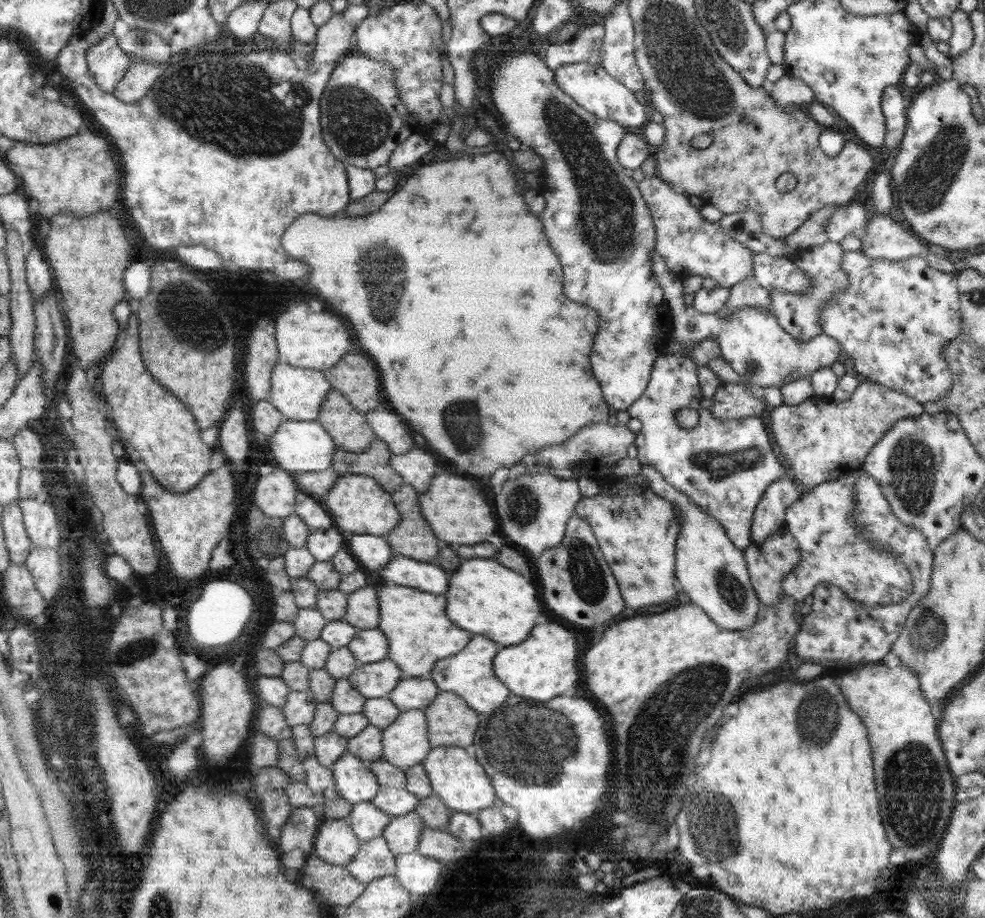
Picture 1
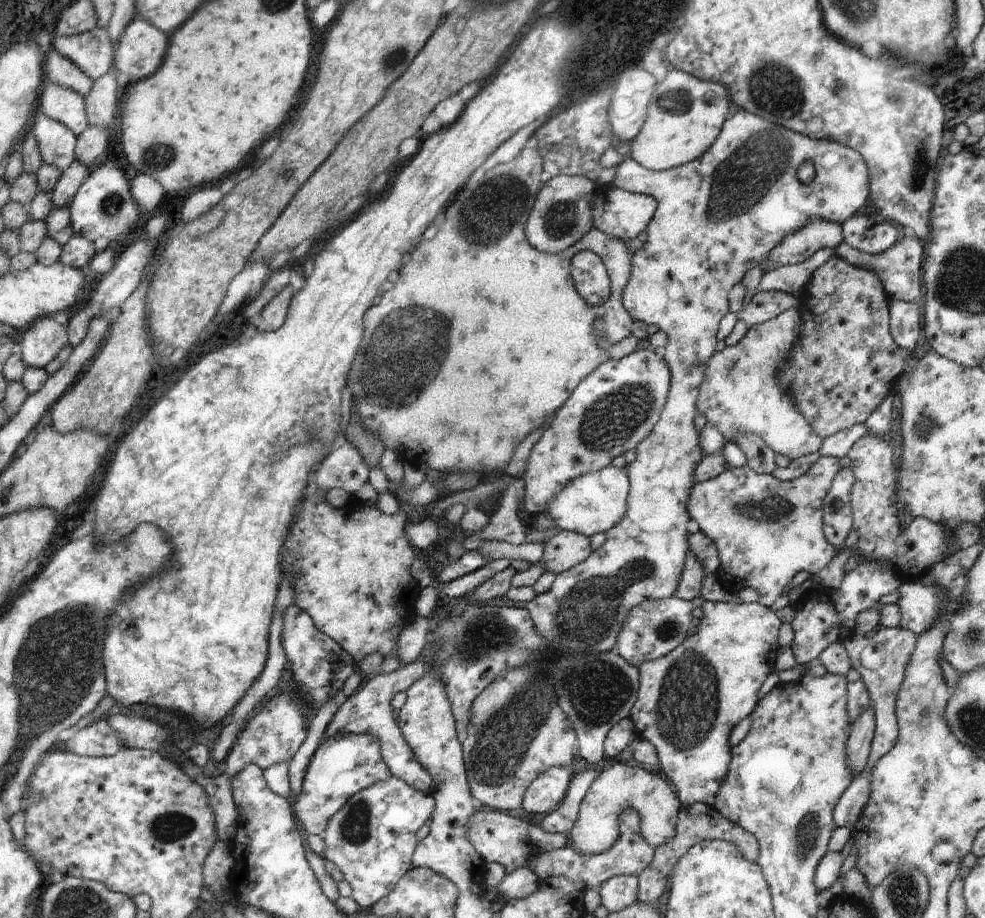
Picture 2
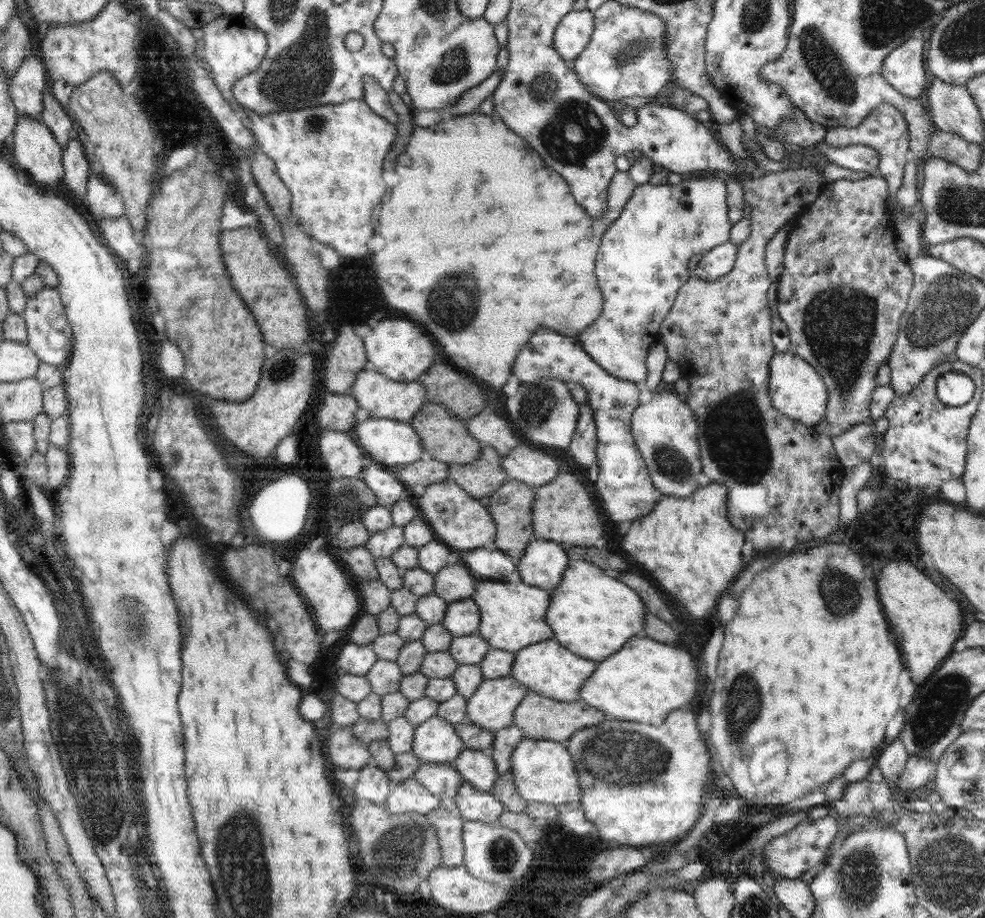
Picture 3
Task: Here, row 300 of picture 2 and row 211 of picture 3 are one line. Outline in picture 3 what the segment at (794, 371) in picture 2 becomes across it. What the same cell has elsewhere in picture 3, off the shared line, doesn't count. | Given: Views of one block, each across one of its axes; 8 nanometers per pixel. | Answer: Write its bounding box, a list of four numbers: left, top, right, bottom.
[777,175,914,431]

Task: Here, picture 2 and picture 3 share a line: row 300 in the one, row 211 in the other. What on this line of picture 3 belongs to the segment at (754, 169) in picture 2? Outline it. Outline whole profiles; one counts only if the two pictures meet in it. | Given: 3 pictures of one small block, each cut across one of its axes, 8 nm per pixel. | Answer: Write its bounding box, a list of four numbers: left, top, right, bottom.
[577,179,732,383]

